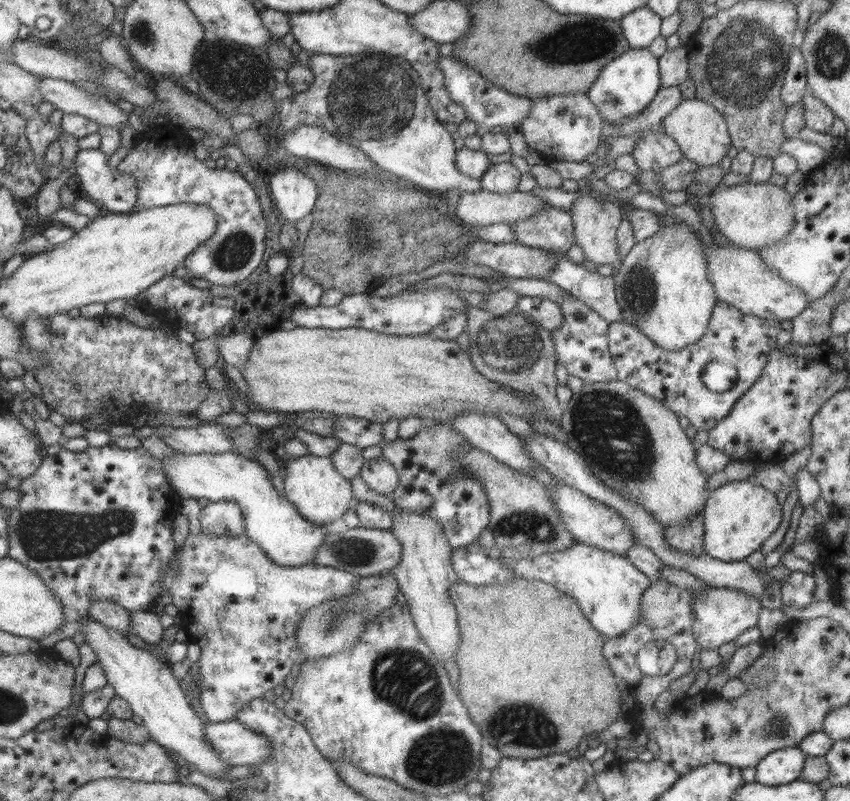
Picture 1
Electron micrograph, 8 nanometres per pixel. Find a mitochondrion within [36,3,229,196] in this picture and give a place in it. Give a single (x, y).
(142, 33)

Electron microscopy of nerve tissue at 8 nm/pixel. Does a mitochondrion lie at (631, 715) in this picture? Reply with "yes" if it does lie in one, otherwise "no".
no

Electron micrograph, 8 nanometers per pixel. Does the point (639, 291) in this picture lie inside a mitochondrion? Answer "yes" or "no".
yes

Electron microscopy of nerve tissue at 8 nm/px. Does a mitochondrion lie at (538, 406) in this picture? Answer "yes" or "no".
no

